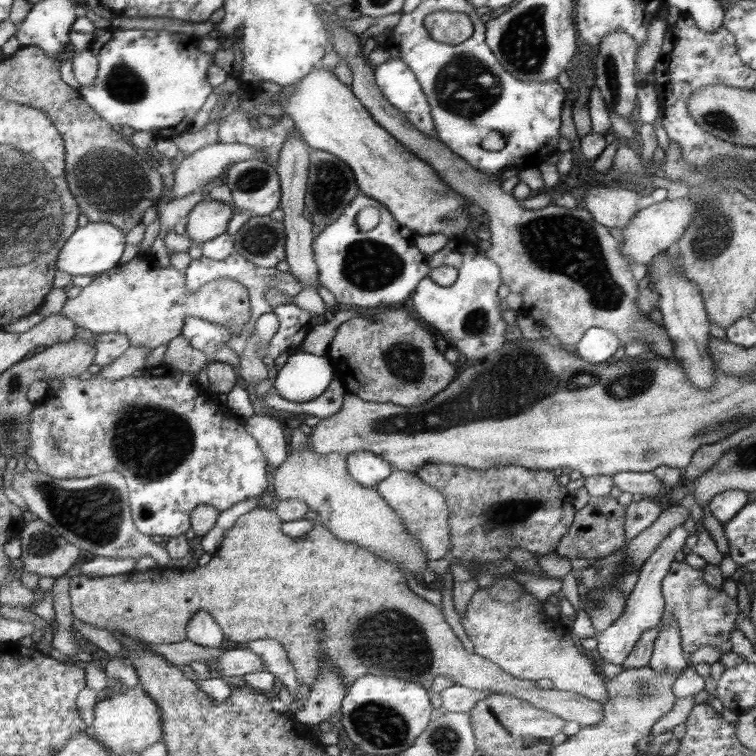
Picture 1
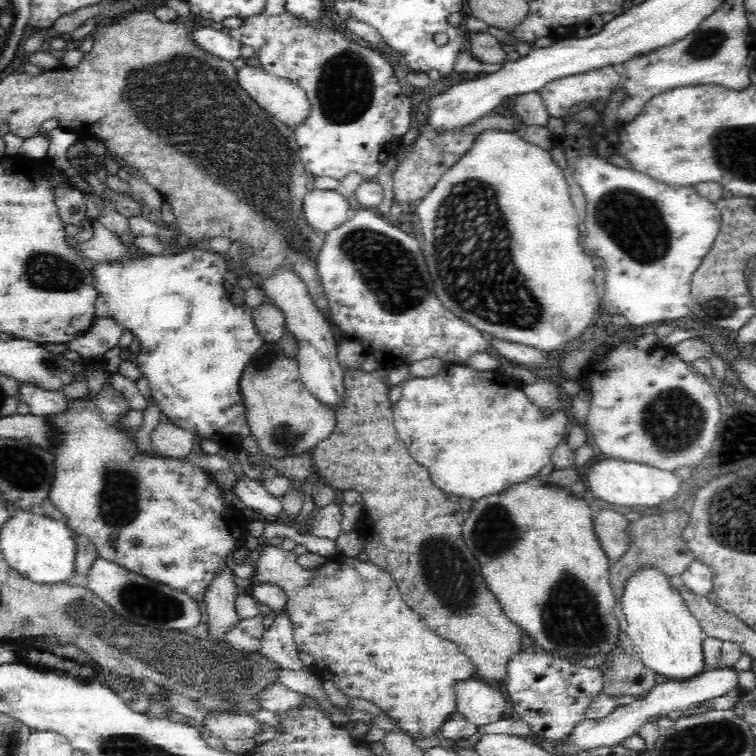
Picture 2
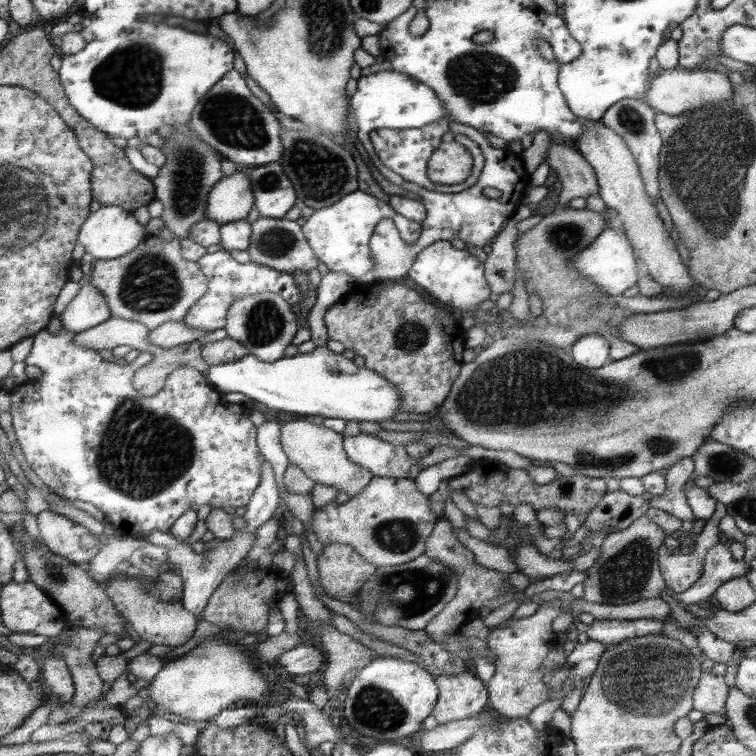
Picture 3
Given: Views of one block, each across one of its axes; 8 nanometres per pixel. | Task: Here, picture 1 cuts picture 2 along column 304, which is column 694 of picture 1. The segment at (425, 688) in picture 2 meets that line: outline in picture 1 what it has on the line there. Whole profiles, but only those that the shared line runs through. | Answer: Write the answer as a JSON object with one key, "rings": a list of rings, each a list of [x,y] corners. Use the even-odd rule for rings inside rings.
{"rings":[[[673,561],[661,580],[660,590],[664,600],[663,612],[659,624],[676,624],[680,647],[687,657],[701,646],[715,646],[721,653],[731,651],[730,632],[736,629],[735,618],[738,608],[736,600],[705,586],[705,592],[697,588],[697,572],[685,561]]]}

